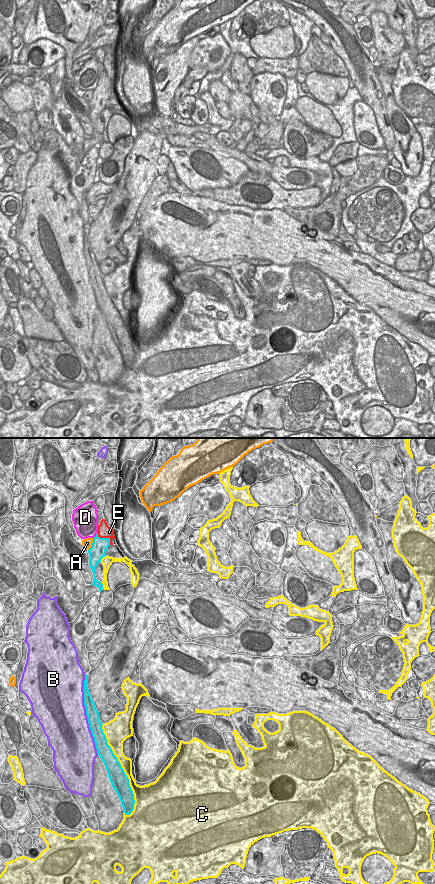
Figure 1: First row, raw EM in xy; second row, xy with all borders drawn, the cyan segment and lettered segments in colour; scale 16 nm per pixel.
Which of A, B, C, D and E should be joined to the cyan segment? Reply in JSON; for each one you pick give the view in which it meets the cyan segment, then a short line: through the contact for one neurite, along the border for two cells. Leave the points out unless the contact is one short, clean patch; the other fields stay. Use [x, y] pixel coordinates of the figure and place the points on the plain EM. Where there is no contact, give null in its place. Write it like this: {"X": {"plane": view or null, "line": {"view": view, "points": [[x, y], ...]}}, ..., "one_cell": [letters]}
{"E": {"plane": "xy", "line": {"view": "xy", "points": [[99, 98], [104, 90], [104, 83]]}}, "one_cell": ["E"]}

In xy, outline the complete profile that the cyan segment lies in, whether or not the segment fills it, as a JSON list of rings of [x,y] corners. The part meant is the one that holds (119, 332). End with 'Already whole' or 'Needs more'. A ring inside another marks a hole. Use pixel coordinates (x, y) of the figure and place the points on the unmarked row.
[[[85,226],[84,232],[84,257],[89,279],[94,290],[97,305],[103,313],[108,329],[113,341],[117,345],[125,367],[130,367],[134,361],[134,346],[129,336],[129,331],[125,326],[120,314],[114,307],[111,299],[107,295],[106,288],[102,281],[102,274],[99,270],[99,264],[96,261],[95,255],[91,250],[88,241],[88,227]]]. Already whole

